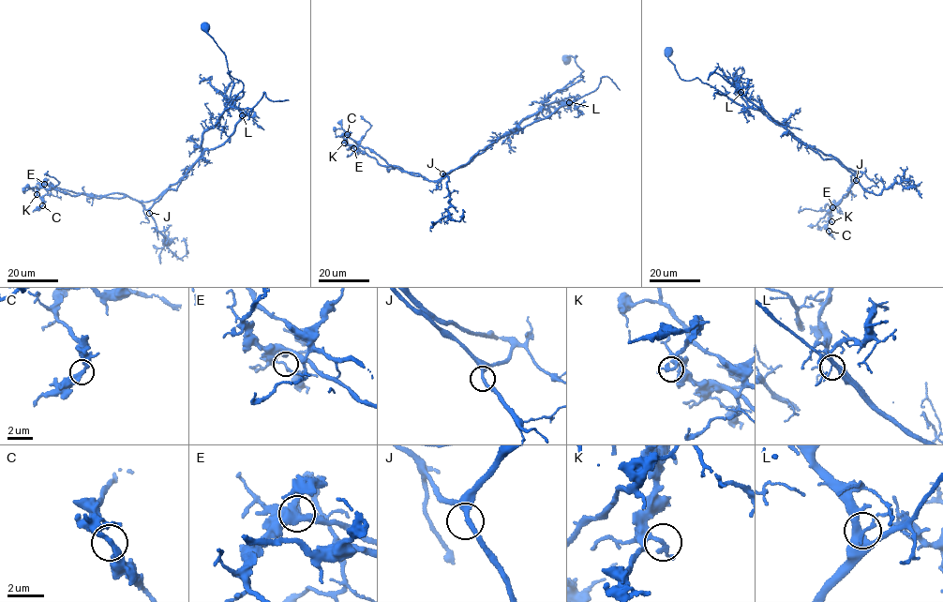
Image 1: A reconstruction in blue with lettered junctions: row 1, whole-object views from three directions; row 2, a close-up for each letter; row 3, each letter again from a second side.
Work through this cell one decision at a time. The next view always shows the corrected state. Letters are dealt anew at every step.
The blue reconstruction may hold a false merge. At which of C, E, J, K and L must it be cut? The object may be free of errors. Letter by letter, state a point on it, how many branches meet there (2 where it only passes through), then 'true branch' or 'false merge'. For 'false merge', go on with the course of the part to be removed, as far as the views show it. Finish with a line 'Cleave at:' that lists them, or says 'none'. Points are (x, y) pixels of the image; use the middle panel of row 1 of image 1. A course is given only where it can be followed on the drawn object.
C: (347, 134) | 2 | true branch
E: (353, 148) | 2 | false merge | (353, 148), (369, 147), (389, 164), (439, 183), (506, 133), (542, 119), (596, 89), (604, 76), (620, 90)
J: (442, 173) | 2 | true branch
K: (344, 142) | 2 | true branch
L: (569, 102) | 2 | true branch
Cleave at: E

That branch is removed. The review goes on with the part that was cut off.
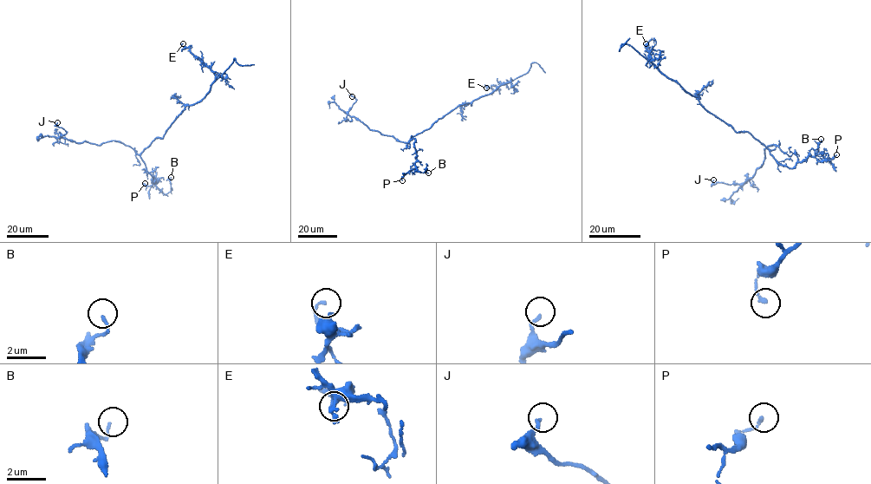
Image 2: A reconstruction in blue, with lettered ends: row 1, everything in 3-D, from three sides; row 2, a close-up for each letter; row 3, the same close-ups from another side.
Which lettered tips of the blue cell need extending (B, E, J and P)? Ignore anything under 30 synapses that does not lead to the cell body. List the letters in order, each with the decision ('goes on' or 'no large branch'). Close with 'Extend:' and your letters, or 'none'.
B: no large branch
E: no large branch
J: no large branch
P: no large branch
Extend: none

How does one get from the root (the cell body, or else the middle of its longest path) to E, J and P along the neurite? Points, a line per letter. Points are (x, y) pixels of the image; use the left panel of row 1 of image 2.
E: (159, 138), (163, 138), (186, 105), (202, 100), (215, 78), (214, 72), (183, 43)
J: (159, 138), (154, 139), (139, 154), (130, 147), (114, 140), (98, 145), (60, 138), (66, 132), (57, 122)
P: (159, 138), (154, 139), (140, 154), (153, 183), (158, 181), (154, 178), (150, 186), (145, 183)

